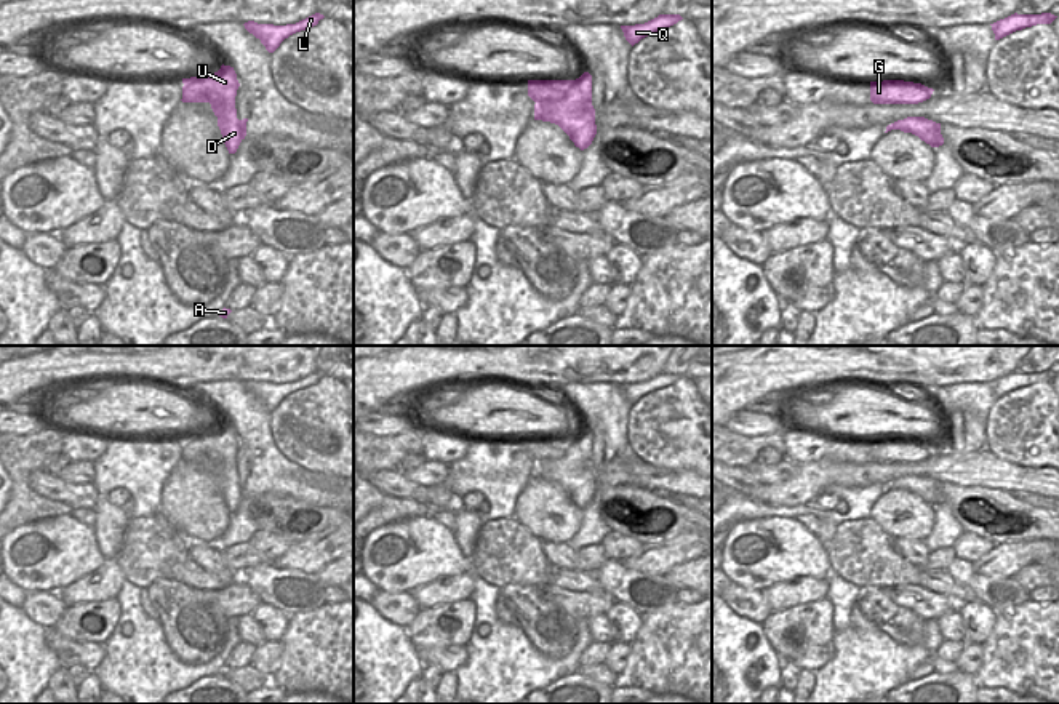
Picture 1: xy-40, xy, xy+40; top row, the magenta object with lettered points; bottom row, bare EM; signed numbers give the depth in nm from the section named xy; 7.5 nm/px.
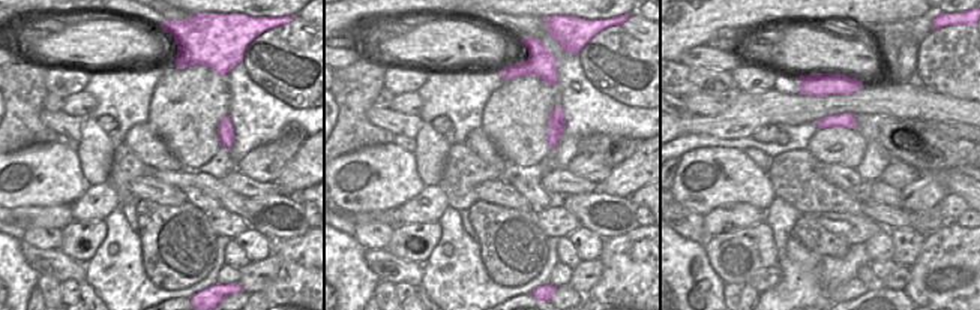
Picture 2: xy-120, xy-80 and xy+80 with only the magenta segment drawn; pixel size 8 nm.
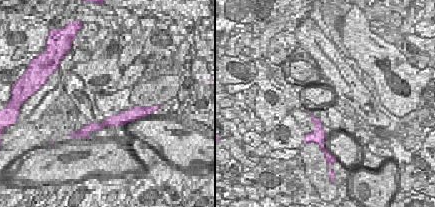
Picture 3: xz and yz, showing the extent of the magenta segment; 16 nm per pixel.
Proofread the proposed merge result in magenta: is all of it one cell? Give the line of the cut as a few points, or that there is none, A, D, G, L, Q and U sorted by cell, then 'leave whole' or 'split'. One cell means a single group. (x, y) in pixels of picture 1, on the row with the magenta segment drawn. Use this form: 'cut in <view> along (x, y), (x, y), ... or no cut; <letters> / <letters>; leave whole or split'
cut in xy-40 along (215, 88), (192, 101); A D L Q U / G; split

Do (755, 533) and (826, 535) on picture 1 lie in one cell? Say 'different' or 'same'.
different

